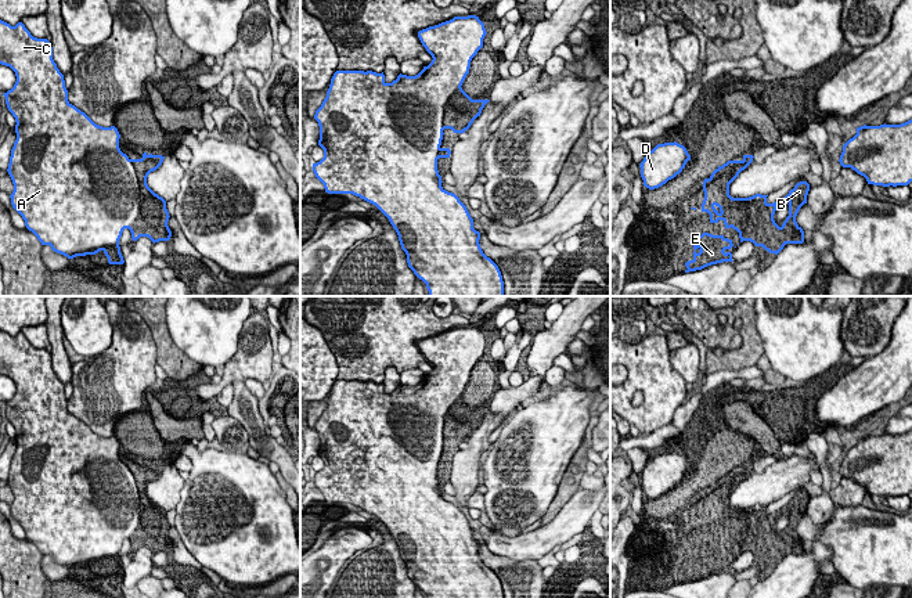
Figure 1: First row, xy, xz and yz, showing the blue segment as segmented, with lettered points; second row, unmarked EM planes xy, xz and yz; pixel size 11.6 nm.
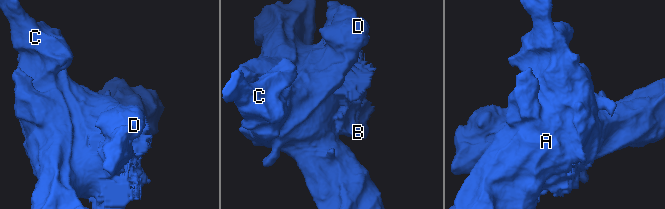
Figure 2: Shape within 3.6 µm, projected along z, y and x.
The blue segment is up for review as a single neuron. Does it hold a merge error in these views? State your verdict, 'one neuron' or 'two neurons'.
one neuron

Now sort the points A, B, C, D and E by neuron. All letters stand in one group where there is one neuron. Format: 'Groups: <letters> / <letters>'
Groups: A B C D E

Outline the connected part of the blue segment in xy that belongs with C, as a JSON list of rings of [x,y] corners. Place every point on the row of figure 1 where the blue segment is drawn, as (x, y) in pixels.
[[[0,19],[0,64],[10,66],[17,76],[14,87],[3,94],[17,122],[17,140],[7,169],[14,184],[11,205],[42,245],[50,245],[54,252],[68,259],[102,251],[109,264],[123,264],[119,239],[125,228],[130,230],[133,241],[140,237],[148,237],[154,244],[169,241],[172,231],[167,226],[170,216],[166,201],[147,184],[148,174],[162,165],[165,156],[144,152],[141,159],[130,159],[123,154],[119,148],[120,134],[115,126],[95,125],[68,101],[64,75],[53,60],[51,43],[33,37],[22,22],[11,26]]]

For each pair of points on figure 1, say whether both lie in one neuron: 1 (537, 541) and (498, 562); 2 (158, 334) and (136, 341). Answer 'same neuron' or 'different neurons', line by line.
1: different neurons
2: different neurons

